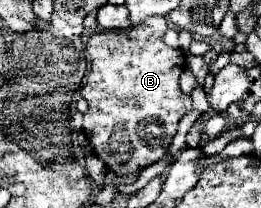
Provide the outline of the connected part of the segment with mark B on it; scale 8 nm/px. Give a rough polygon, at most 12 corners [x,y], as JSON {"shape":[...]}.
{"shape":[[166,18],[88,40],[84,134],[116,176],[170,148],[192,98]]}

